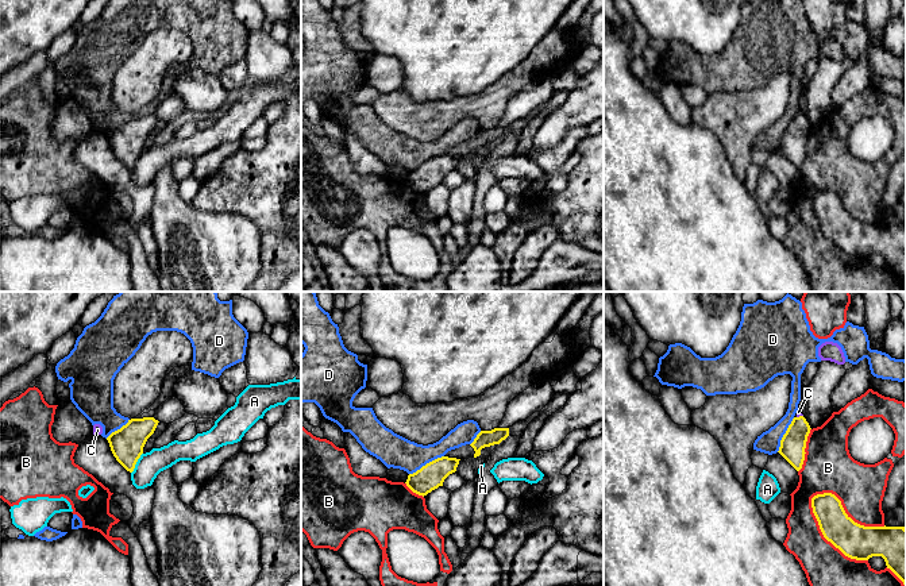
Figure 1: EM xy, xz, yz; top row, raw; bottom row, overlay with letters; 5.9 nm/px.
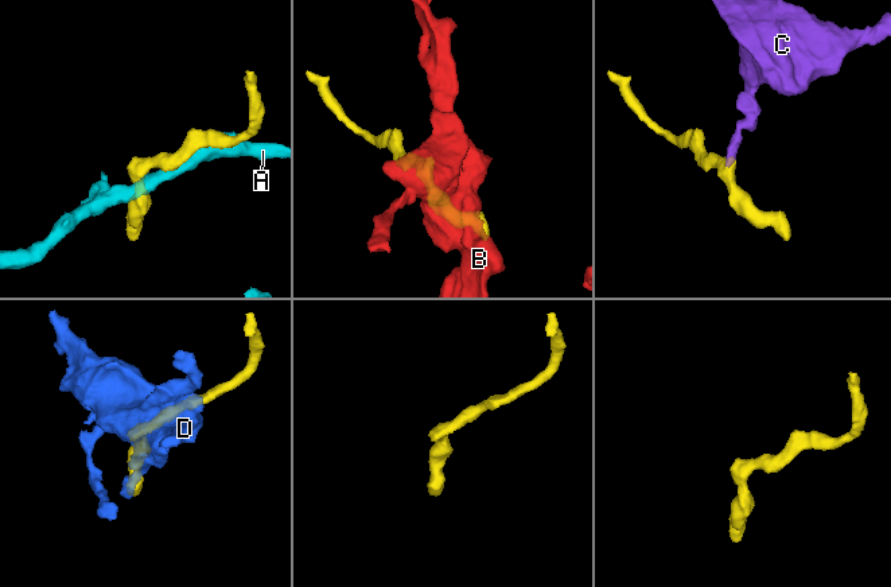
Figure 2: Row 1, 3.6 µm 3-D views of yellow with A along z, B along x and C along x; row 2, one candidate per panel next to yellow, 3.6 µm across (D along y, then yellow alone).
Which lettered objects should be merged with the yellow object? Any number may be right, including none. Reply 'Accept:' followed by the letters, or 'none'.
Accept: none

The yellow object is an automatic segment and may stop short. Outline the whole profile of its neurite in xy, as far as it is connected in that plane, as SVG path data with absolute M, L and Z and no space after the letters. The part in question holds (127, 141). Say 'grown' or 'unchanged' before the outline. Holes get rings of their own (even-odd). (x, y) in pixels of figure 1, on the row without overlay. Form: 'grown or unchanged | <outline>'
unchanged | M154 115L131 116L107 135L113 154L127 169L134 169L143 151L143 144L158 120Z

